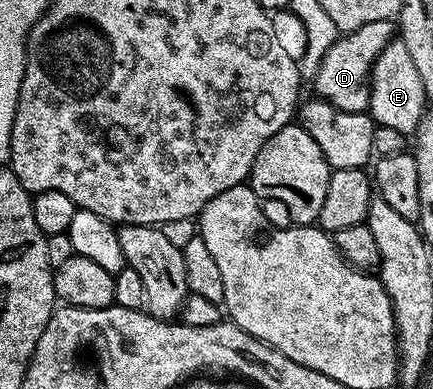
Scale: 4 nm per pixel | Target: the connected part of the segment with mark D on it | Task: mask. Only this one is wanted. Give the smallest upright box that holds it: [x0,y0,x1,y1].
[311,20,395,113]

